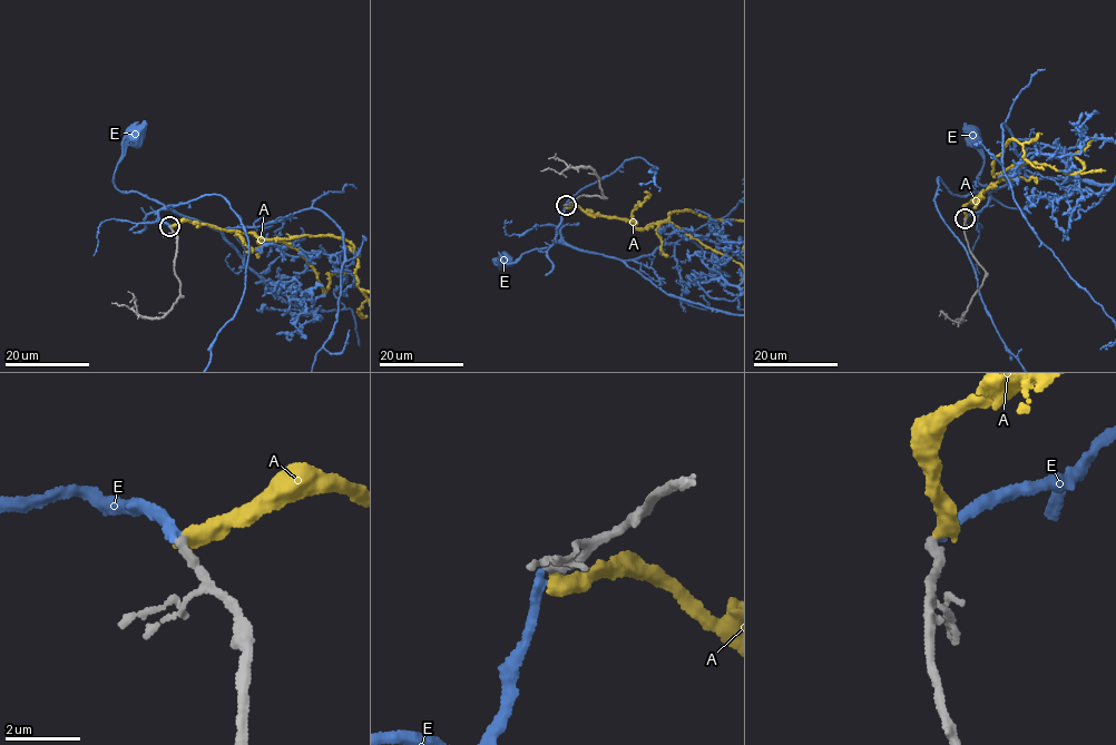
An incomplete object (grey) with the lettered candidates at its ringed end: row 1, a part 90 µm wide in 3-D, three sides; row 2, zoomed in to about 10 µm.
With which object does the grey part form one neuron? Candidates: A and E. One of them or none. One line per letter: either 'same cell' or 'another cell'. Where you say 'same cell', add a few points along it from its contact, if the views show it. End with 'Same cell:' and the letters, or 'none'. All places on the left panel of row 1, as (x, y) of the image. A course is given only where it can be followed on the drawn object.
A: another cell
E: same cell; course (169, 227), (158, 217), (158, 211), (165, 206), (137, 193), (116, 188), (113, 180), (125, 144), (135, 134)
Same cell: E

